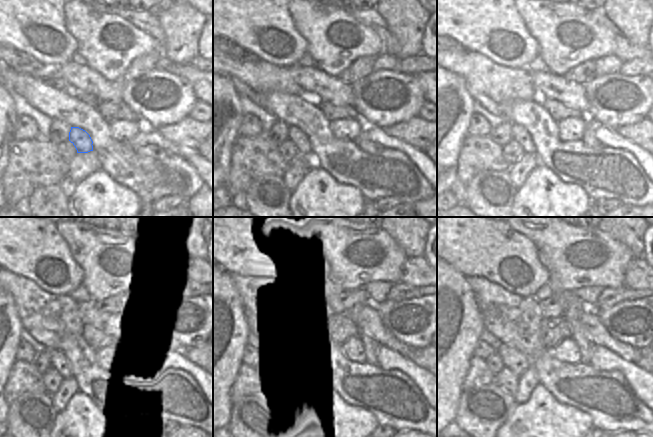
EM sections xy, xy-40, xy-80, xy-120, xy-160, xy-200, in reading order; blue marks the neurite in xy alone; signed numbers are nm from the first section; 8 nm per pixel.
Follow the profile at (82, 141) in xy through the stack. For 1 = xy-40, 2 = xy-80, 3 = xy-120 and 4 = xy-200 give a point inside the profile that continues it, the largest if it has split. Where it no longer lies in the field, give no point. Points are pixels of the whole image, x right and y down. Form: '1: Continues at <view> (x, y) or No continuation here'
1: Continues at xy-40 (299, 137)
2: Continues at xy-80 (520, 134)
3: Continues at xy-120 (69, 358)
4: Continues at xy-200 (513, 360)

